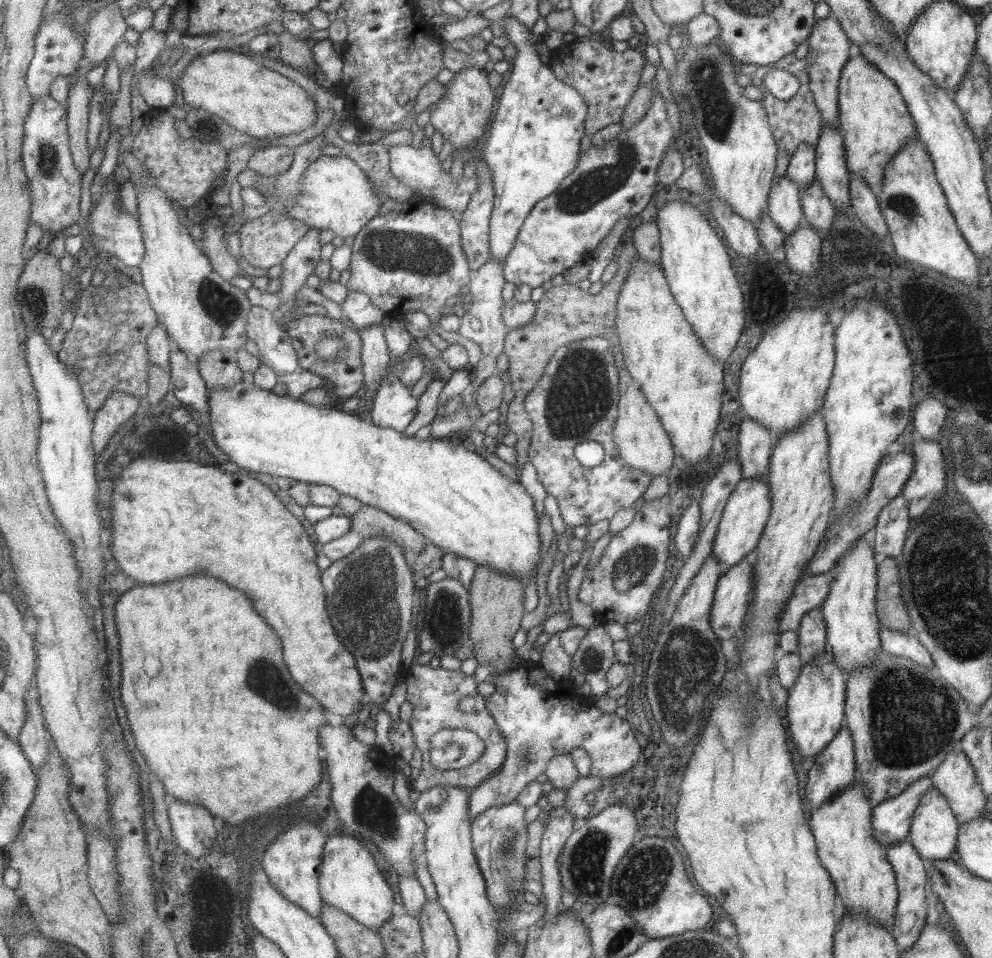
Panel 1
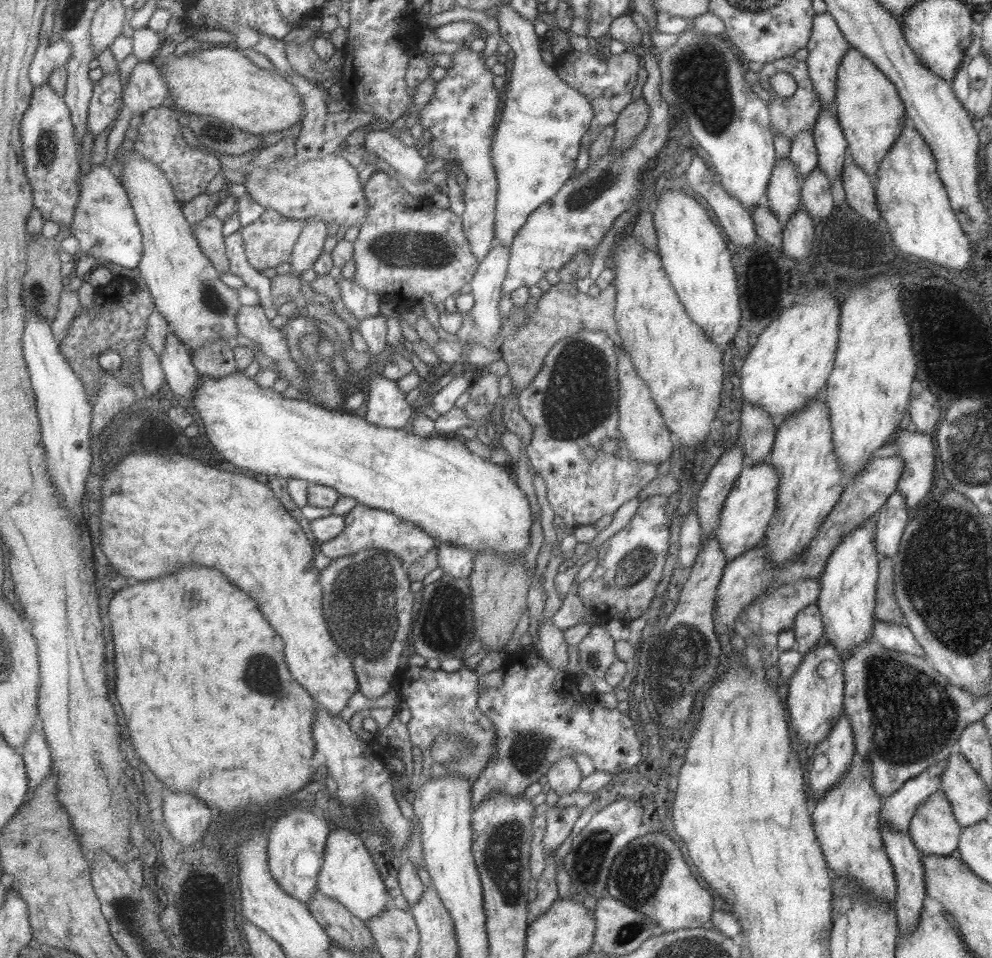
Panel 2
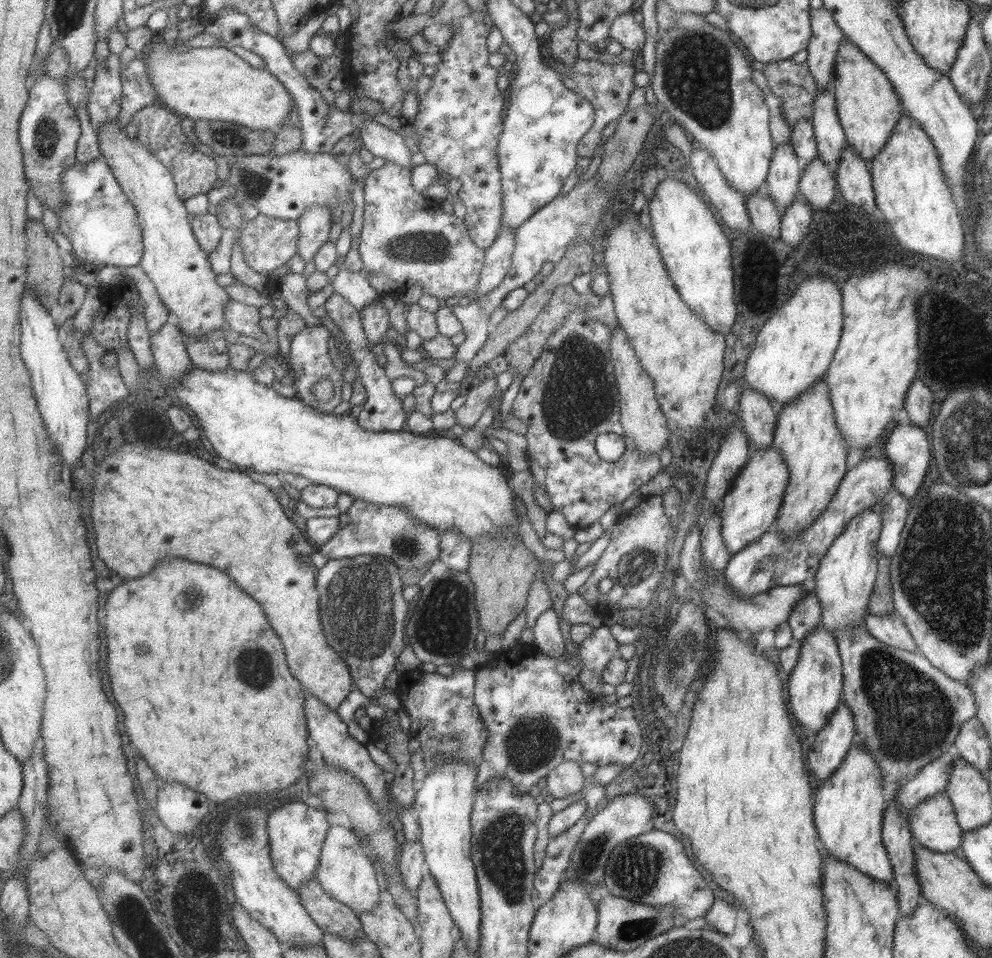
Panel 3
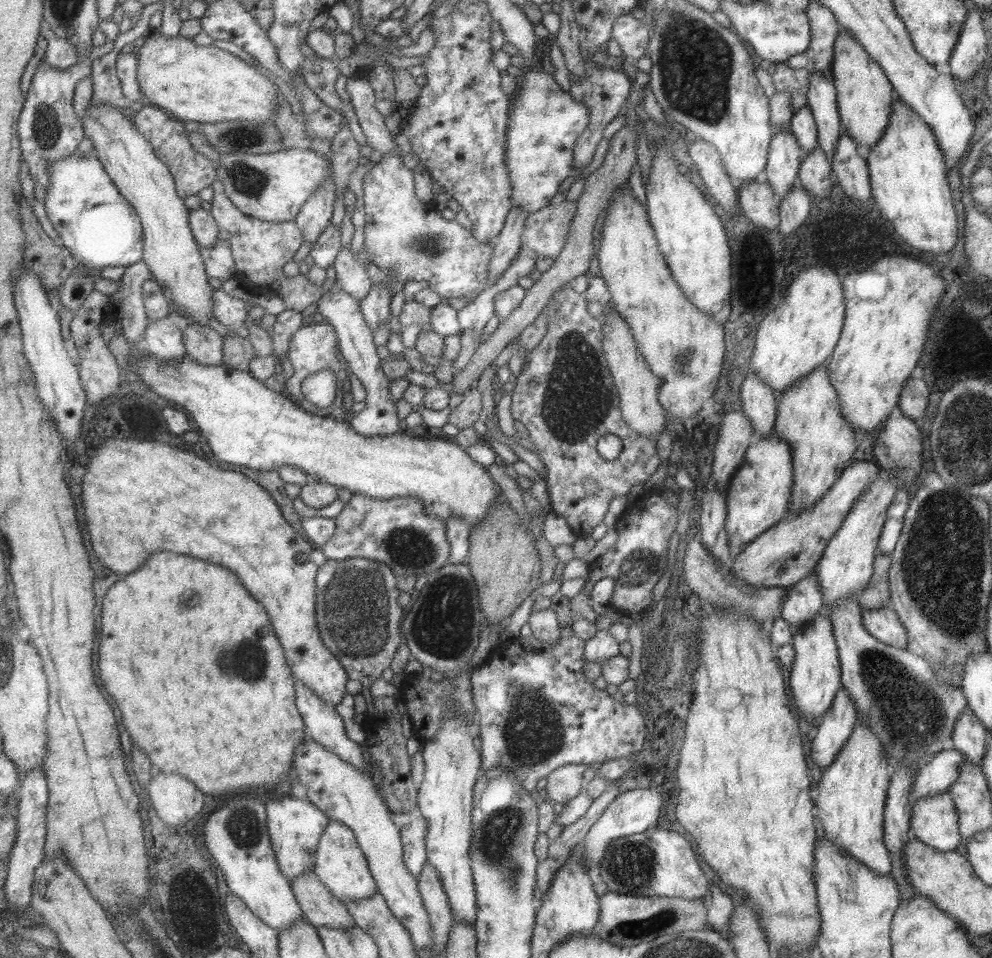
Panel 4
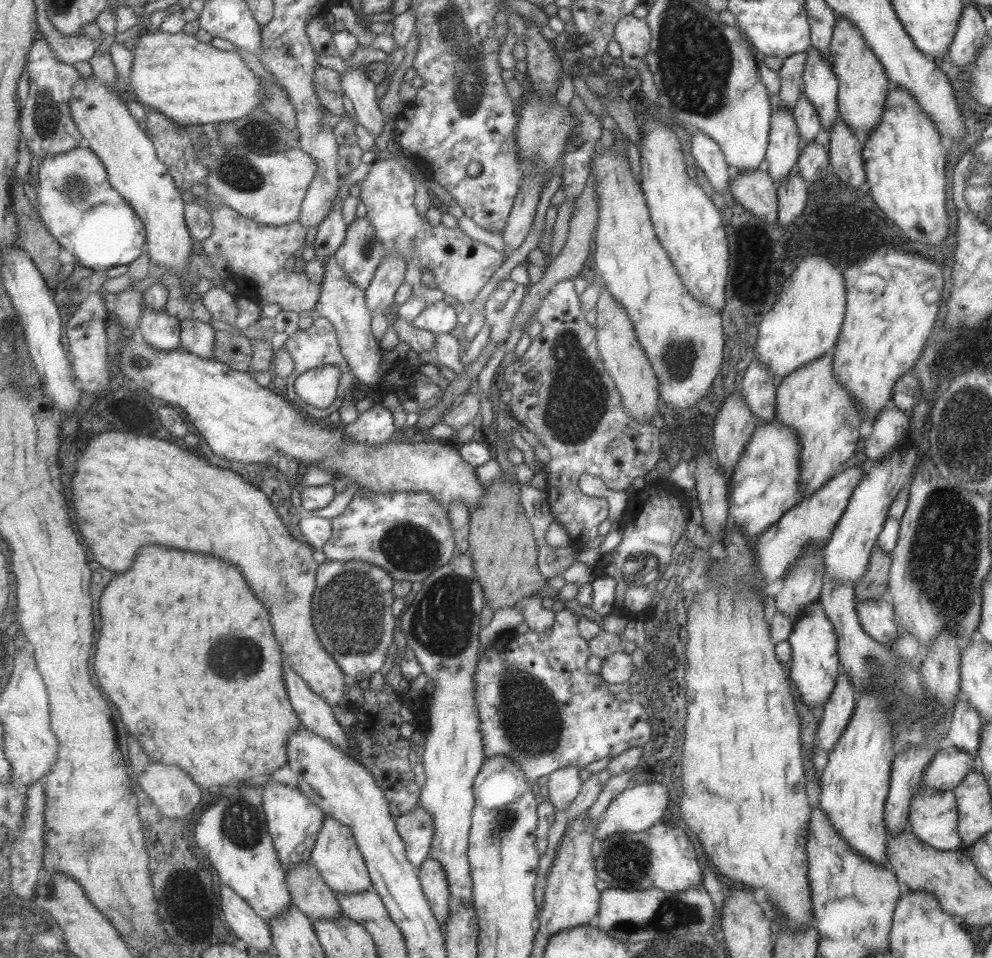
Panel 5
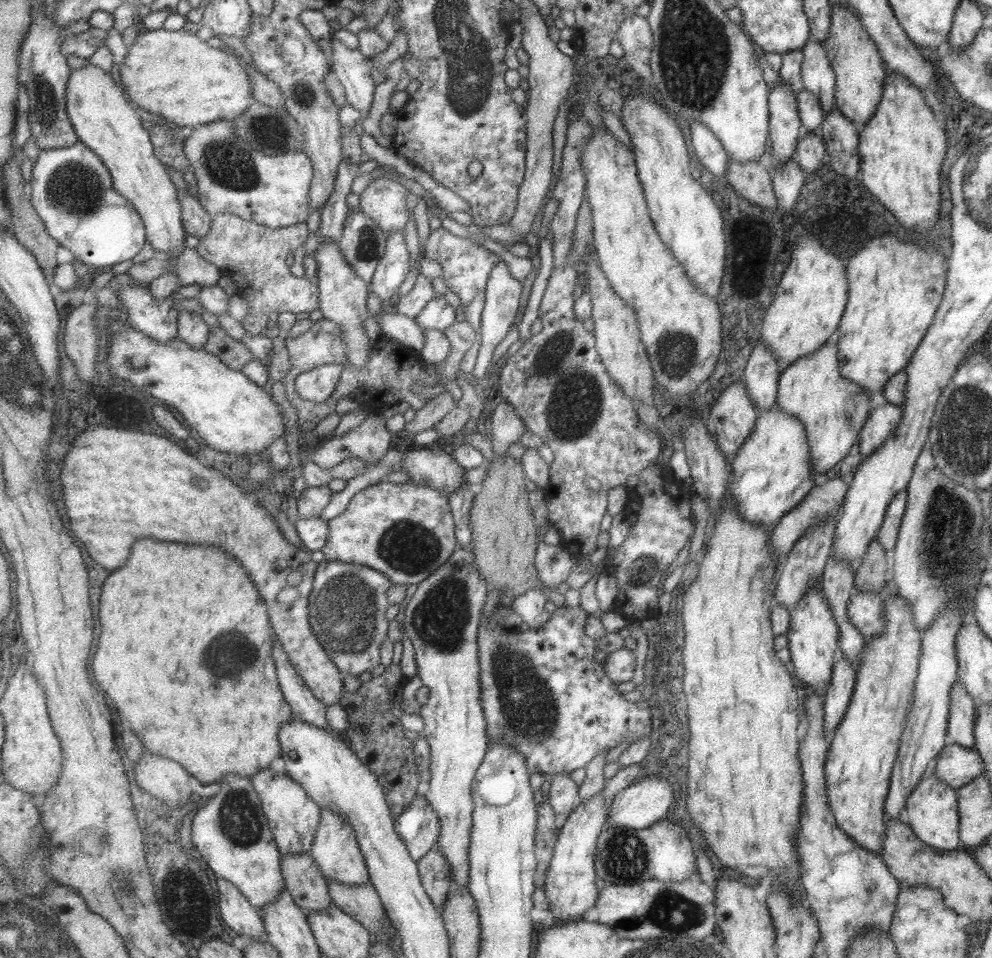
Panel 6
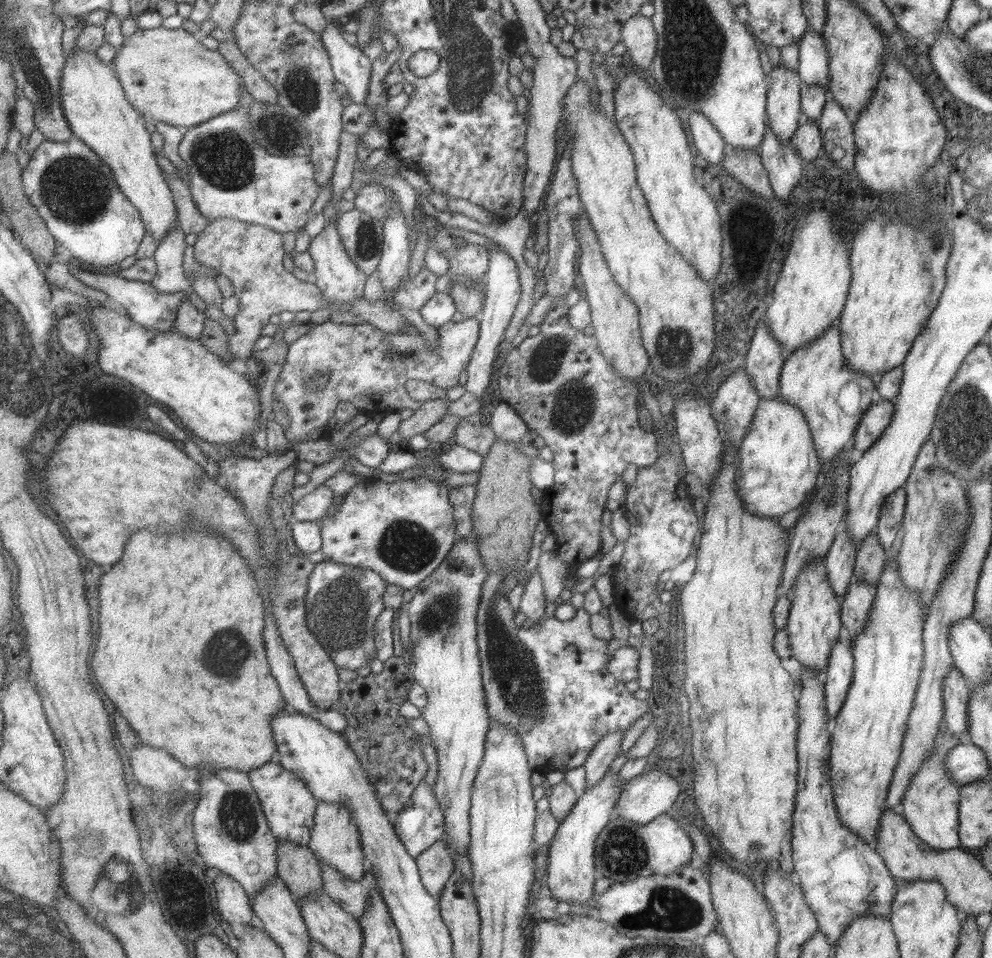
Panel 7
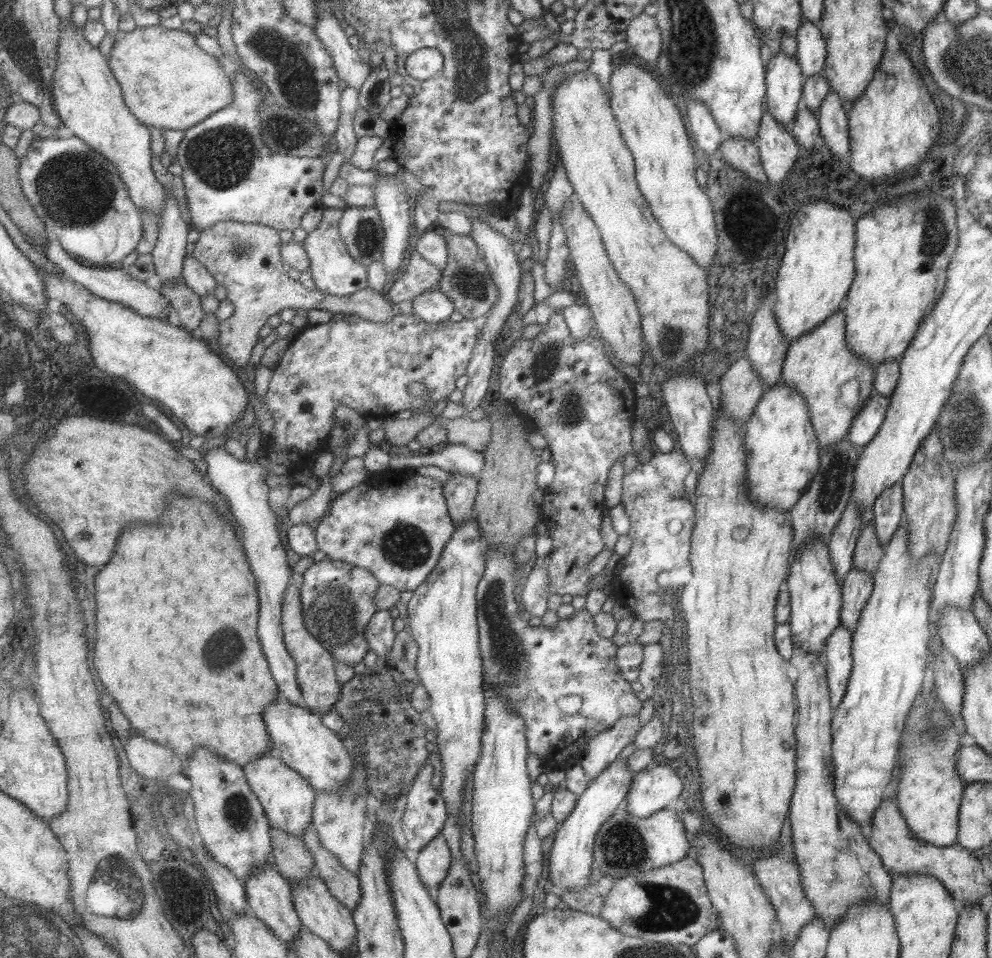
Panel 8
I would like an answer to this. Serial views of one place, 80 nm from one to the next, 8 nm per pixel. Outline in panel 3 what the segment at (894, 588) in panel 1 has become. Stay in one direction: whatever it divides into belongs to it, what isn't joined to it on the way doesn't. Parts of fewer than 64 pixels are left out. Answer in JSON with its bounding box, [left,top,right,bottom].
[867,555,893,616]

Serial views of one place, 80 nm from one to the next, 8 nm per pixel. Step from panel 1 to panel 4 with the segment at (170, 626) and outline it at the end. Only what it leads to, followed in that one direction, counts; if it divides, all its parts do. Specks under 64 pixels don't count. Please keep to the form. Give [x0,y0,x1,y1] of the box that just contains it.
[98,552,307,795]

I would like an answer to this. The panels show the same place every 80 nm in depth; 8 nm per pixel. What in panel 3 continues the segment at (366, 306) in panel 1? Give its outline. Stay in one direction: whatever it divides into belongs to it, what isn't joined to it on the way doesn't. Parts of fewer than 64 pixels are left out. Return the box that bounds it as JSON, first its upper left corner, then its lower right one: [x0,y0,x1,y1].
[332,257,381,312]

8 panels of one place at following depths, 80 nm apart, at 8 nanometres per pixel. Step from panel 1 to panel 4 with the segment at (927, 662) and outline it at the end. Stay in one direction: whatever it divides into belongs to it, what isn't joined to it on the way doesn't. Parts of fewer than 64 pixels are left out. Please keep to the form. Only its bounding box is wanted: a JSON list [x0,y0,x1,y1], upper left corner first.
[861,605,907,649]

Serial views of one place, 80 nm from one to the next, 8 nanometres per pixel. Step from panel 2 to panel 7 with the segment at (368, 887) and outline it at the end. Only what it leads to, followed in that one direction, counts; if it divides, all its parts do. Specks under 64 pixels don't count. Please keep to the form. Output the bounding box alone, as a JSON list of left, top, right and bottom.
[308,802,366,881]

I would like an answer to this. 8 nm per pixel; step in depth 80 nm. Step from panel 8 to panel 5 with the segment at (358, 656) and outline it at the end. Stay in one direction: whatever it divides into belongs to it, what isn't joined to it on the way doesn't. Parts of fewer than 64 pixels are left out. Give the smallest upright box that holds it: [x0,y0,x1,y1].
[312,561,396,680]

